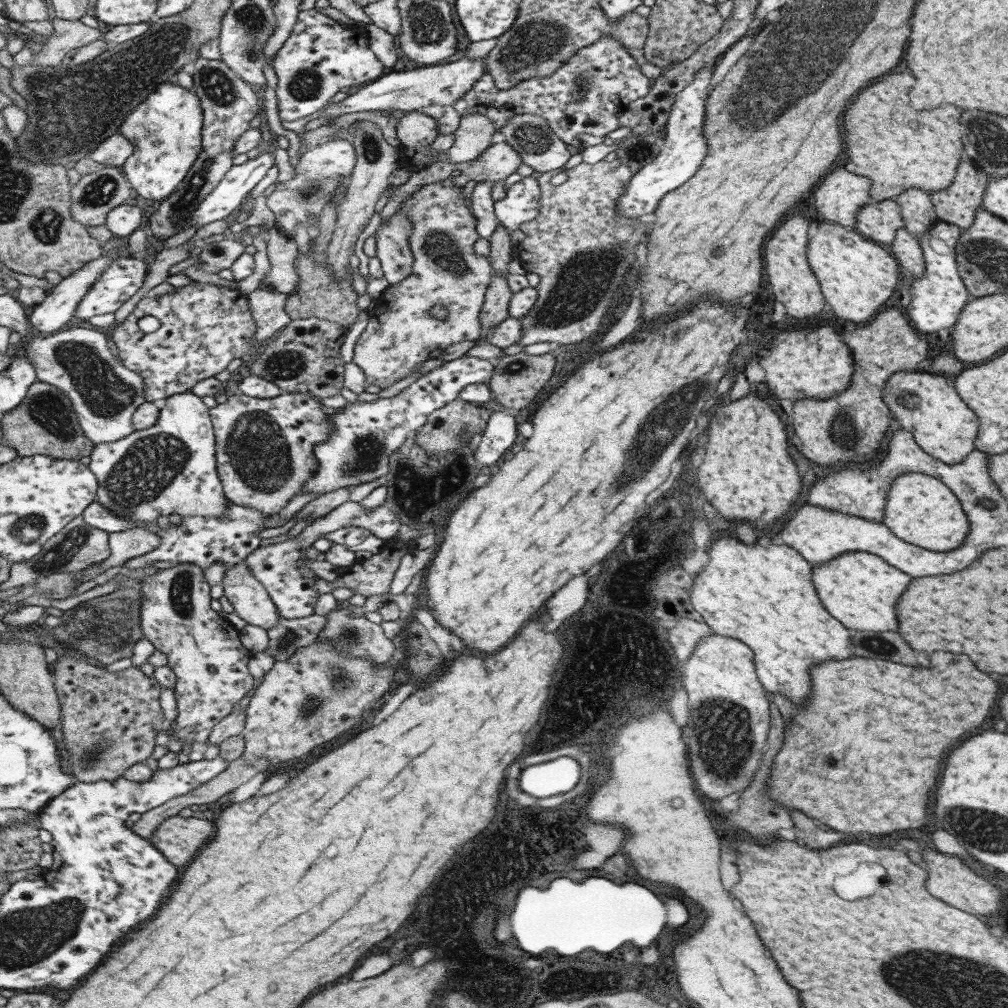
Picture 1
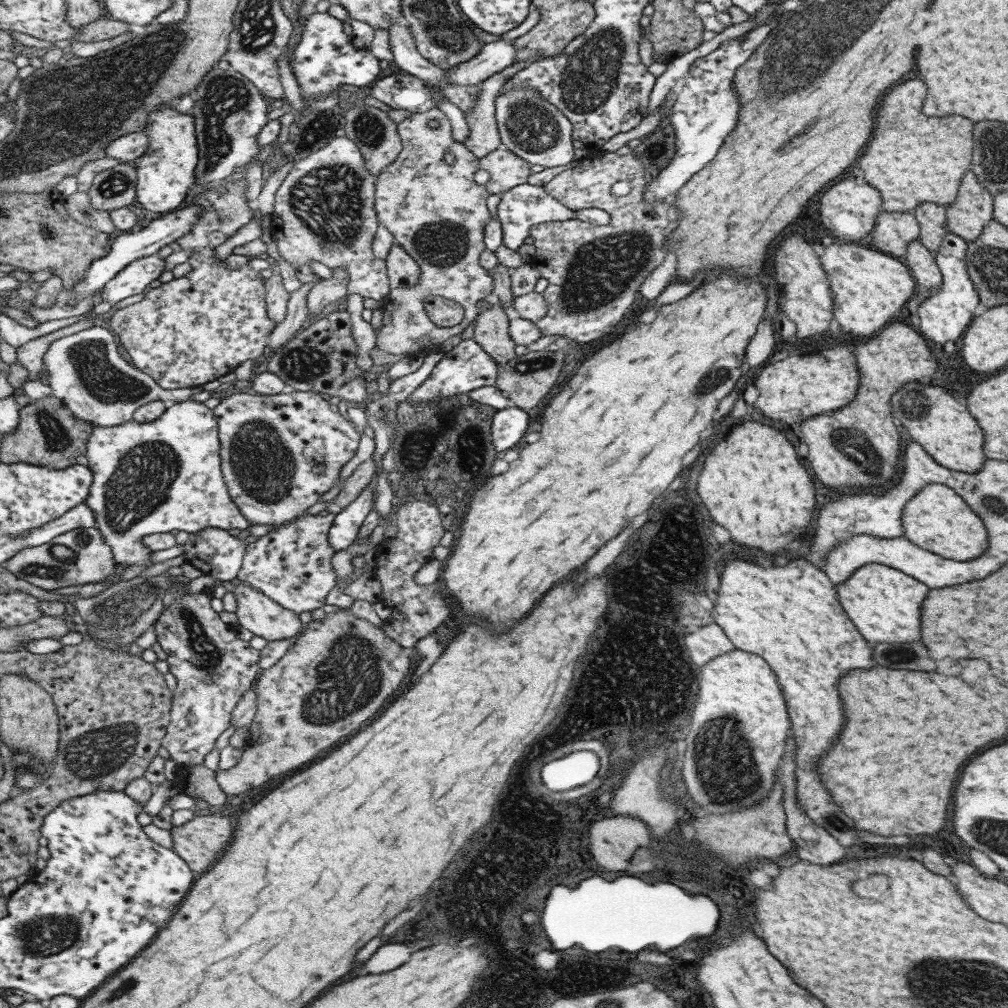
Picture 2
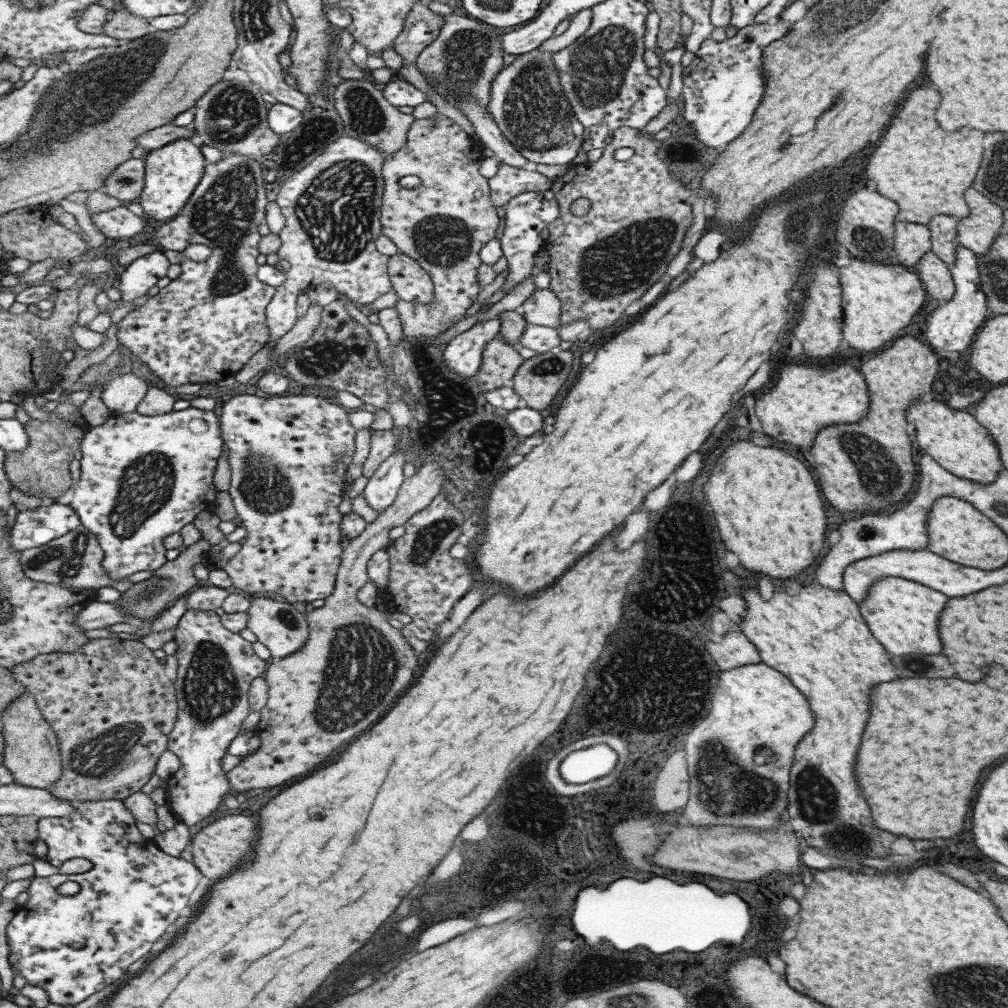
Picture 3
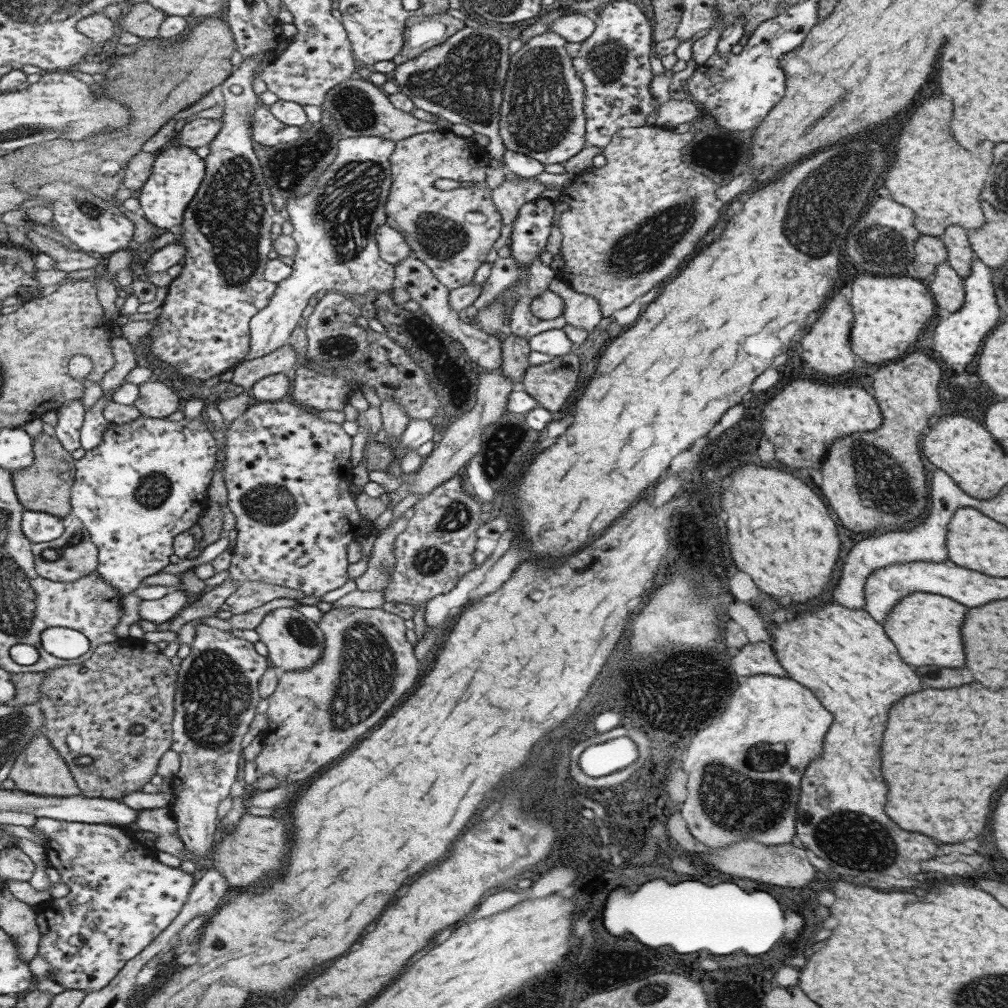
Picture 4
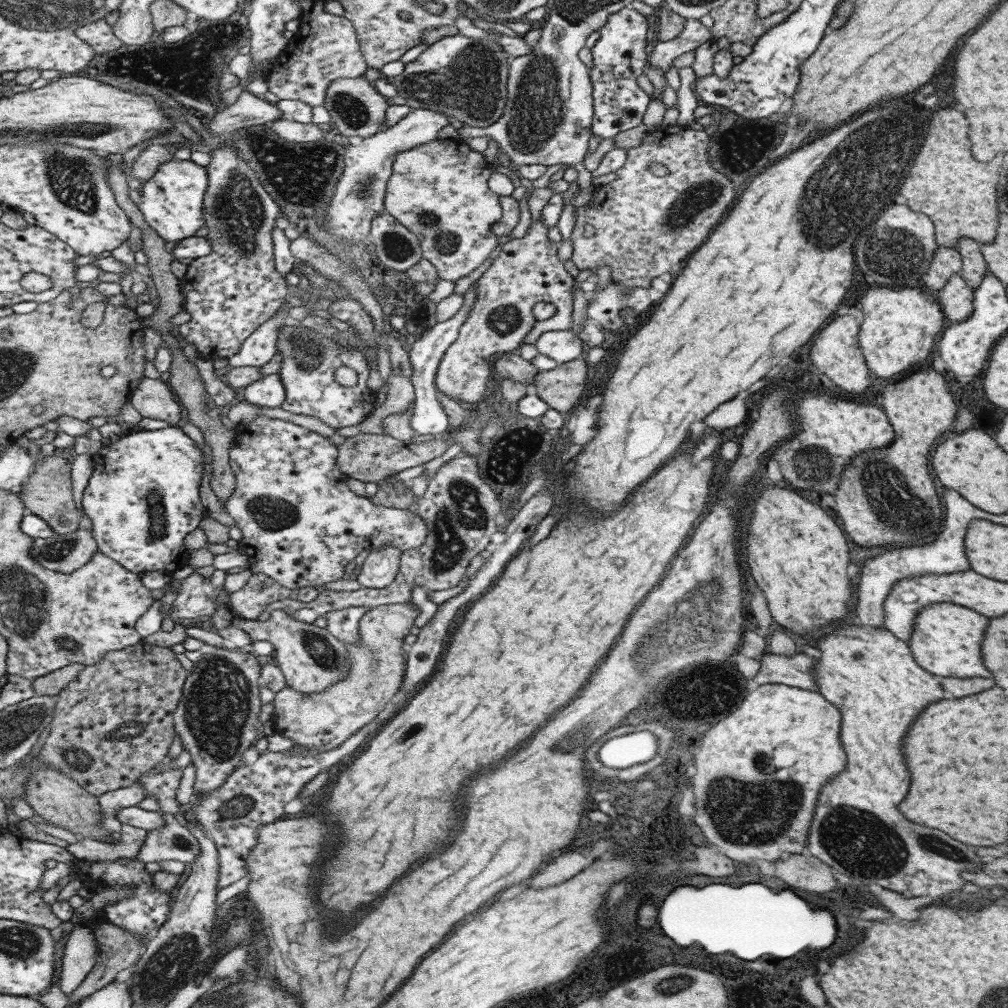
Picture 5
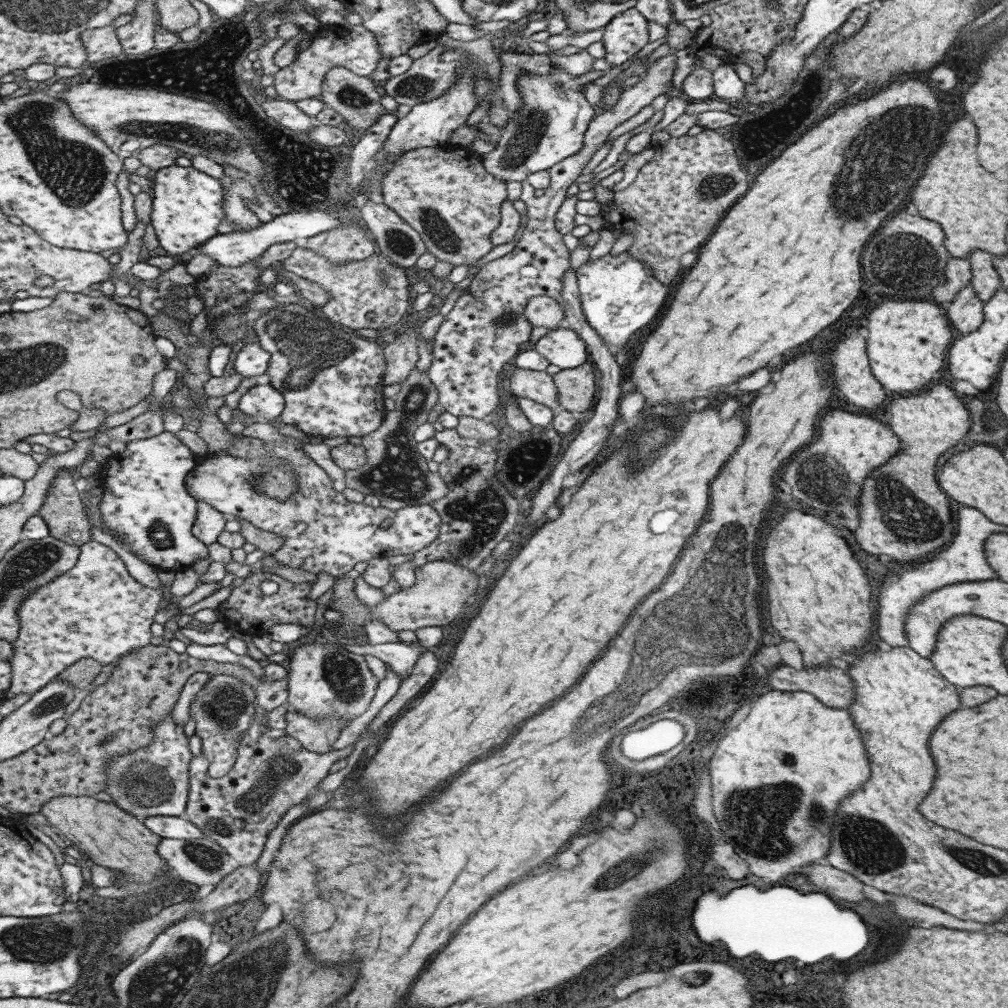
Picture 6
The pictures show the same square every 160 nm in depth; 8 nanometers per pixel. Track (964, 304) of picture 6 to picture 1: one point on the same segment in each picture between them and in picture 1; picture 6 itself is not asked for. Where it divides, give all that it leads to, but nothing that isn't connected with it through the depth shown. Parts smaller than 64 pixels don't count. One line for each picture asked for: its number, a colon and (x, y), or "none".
1: (905, 249)
2: (921, 264)
3: (934, 274)
4: (945, 285)
5: (955, 298)

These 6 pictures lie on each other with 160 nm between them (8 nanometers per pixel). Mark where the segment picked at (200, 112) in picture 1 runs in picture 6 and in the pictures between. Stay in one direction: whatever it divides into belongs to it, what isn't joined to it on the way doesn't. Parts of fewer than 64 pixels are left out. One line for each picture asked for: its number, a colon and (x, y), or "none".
2: (167, 171)
3: (173, 173)
4: (178, 173)
5: (173, 202)
6: (187, 206)

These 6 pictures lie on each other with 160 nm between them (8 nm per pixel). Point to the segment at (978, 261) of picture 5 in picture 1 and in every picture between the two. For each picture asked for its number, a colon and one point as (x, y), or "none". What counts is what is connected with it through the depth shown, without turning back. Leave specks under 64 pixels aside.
1: (916, 210)
2: (931, 221)
3: (943, 241)
4: (954, 238)

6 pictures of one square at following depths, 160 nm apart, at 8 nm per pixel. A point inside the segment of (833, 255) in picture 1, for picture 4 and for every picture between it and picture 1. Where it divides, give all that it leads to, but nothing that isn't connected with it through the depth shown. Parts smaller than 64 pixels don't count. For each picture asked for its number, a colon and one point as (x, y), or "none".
2: (869, 288)
3: (878, 300)
4: (888, 312)

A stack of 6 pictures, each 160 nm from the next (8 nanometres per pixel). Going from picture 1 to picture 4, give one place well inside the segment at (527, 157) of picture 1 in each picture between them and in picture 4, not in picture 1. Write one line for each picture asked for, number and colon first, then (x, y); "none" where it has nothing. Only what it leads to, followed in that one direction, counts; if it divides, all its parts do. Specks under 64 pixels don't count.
2: (535, 131)
3: (526, 102)
4: (540, 116)

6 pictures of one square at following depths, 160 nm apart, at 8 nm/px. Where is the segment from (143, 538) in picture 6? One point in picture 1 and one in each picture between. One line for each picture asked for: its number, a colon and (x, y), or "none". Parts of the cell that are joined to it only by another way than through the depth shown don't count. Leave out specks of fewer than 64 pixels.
1: (171, 467)
2: (167, 475)
3: (143, 478)
4: (147, 482)
5: (143, 499)

